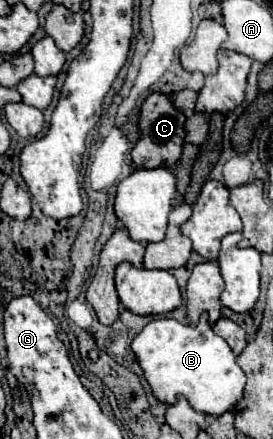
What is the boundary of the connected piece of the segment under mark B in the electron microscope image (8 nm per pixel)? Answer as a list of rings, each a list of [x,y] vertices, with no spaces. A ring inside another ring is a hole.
[[[155,318],[133,338],[131,350],[143,368],[143,376],[151,386],[153,396],[167,406],[175,404],[177,396],[185,396],[199,414],[221,416],[223,412],[233,410],[243,398],[247,378],[237,366],[229,344],[211,330],[209,322],[207,326],[189,326],[173,318]]]

